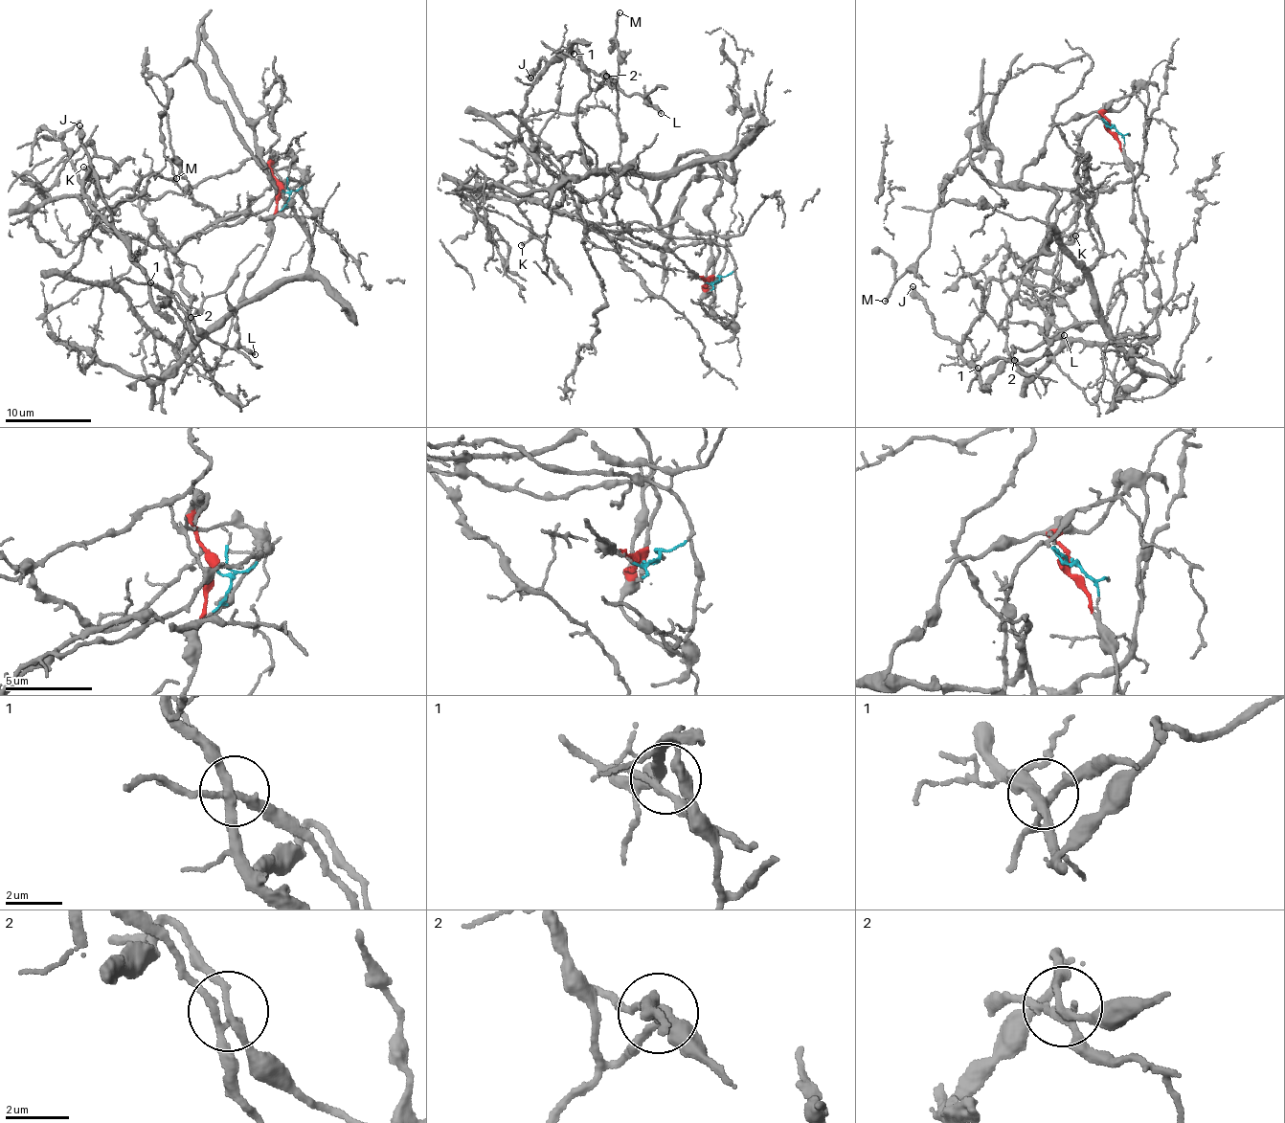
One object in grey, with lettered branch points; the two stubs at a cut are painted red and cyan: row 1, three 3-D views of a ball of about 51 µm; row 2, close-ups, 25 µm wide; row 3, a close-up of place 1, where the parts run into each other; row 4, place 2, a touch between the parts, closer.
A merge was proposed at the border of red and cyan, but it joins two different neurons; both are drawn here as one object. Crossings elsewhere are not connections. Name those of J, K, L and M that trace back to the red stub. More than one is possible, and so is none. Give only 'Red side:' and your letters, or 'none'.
Red side: J, L, M

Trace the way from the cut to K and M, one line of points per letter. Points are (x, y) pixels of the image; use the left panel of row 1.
K: (281, 187), (304, 184), (235, 223), (152, 247), (106, 233), (87, 210), (82, 193), (93, 172), (82, 167)
M: (281, 187), (270, 151), (277, 154), (272, 171), (286, 184), (281, 190), (191, 60), (163, 79), (177, 179)

